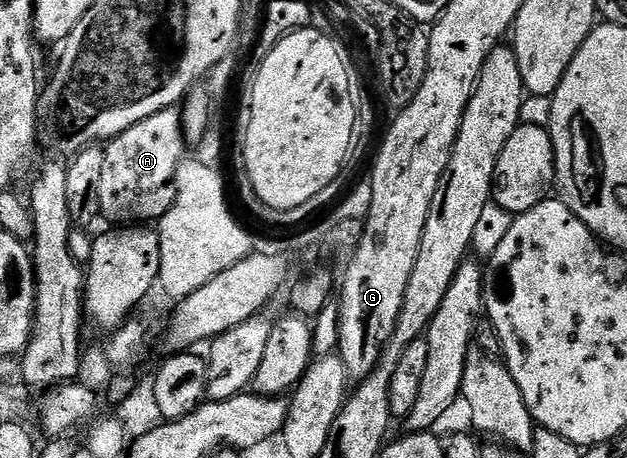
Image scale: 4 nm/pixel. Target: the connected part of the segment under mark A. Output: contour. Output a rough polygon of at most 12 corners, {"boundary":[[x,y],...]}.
{"boundary":[[168,106],[104,147],[99,210],[158,221],[187,153]]}

